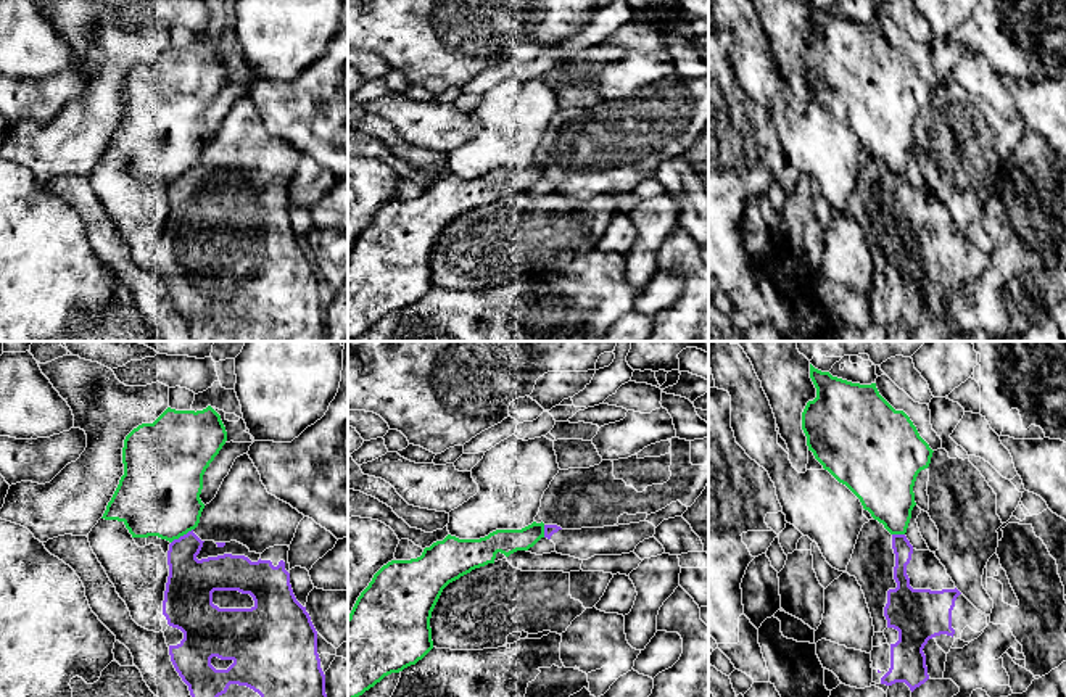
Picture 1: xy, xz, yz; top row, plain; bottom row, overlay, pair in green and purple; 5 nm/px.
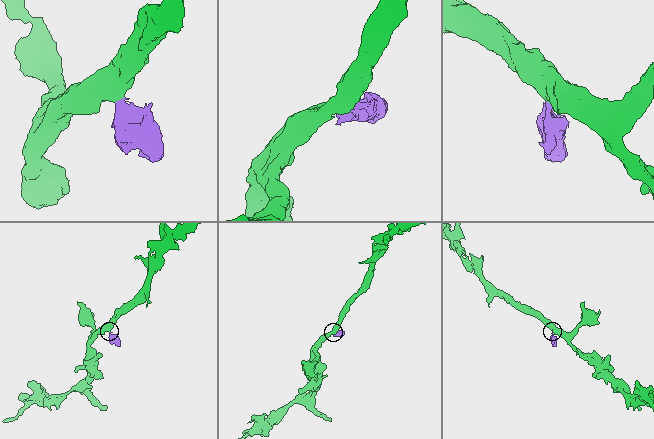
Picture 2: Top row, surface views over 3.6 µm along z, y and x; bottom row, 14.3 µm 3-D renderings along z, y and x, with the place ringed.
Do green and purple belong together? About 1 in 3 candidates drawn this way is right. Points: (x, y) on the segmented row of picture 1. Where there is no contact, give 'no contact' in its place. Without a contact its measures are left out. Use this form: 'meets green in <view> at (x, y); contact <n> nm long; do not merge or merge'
meets green in xy at (181, 535); contact 130 nm long; do not merge

